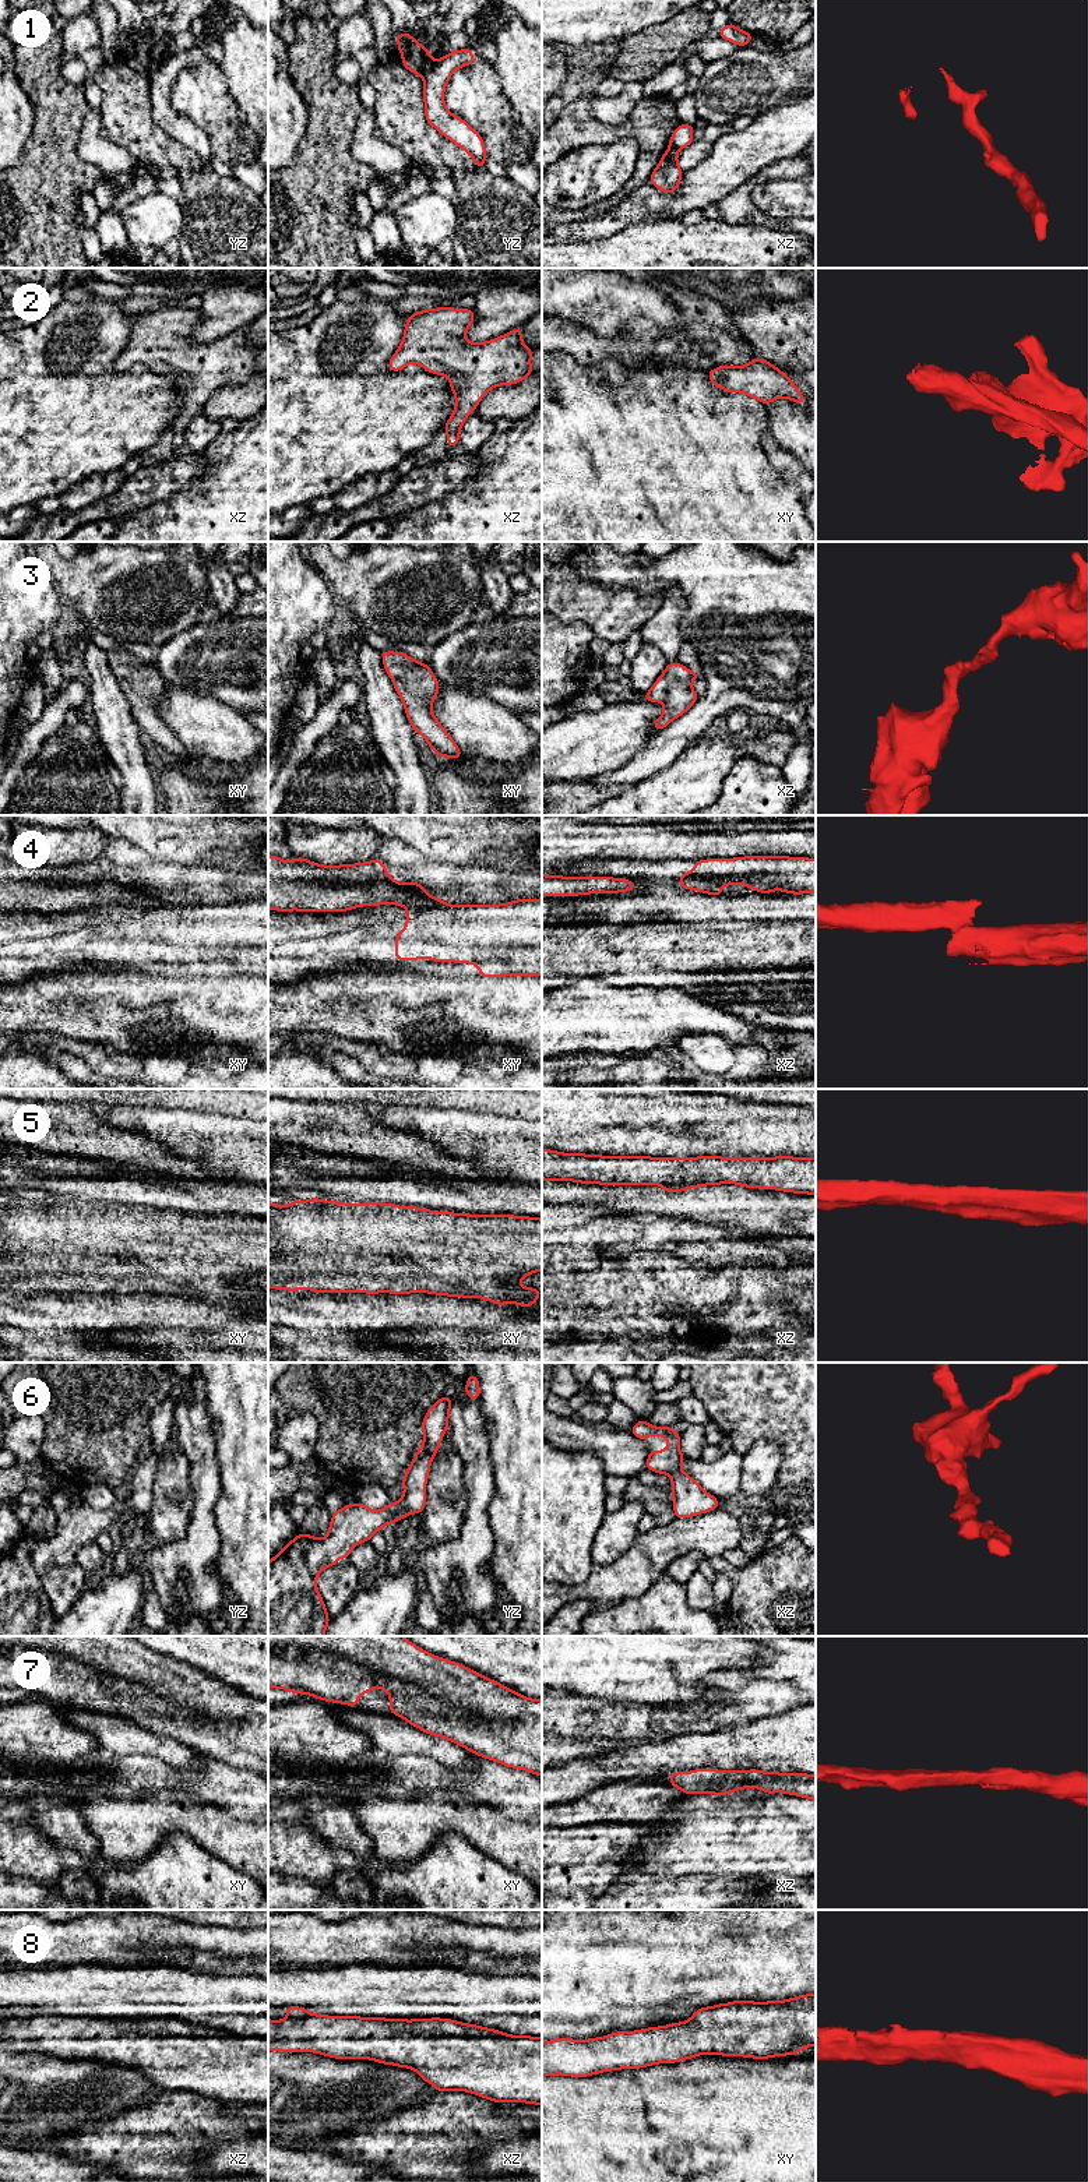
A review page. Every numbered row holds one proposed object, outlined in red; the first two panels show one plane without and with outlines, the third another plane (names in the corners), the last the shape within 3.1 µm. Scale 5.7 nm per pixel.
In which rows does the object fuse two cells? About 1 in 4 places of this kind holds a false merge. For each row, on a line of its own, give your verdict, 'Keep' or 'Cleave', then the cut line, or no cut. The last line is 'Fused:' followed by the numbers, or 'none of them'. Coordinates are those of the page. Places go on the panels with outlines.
1: Cleave. Split along yz (428, 53), (421, 76)
2: Keep. No split
3: Keep. No split
4: Cleave. Split along xz (680, 881), (703, 880), (721, 887)
5: Keep. No split
6: Keep. No split
7: Keep. No split
8: Keep. No split
Fused: 1, 4

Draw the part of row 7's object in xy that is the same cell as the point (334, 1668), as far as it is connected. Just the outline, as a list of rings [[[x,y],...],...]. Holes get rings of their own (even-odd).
[[[268,1636],[268,1686],[275,1689],[286,1689],[289,1693],[310,1695],[325,1702],[358,1706],[358,1699],[380,1686],[391,1698],[388,1712],[399,1716],[406,1723],[422,1730],[426,1734],[446,1738],[466,1751],[479,1755],[485,1759],[499,1762],[507,1767],[527,1770],[535,1776],[542,1776],[542,1699],[529,1699],[524,1695],[511,1691],[510,1688],[493,1681],[465,1665],[436,1657],[432,1653],[418,1647],[415,1643],[406,1640],[404,1636]]]

